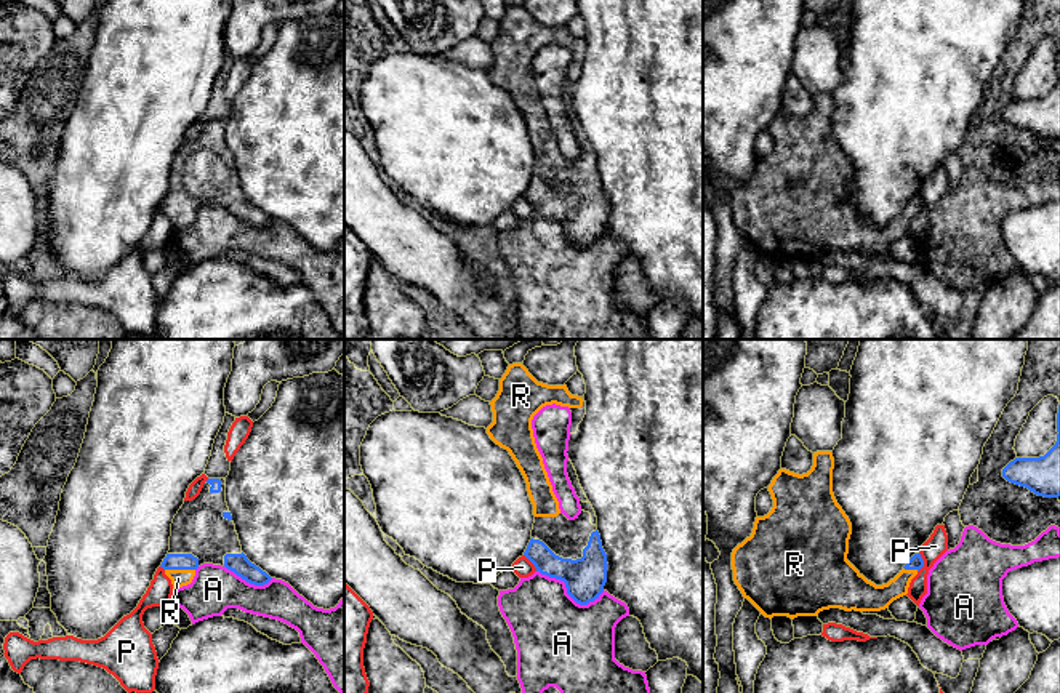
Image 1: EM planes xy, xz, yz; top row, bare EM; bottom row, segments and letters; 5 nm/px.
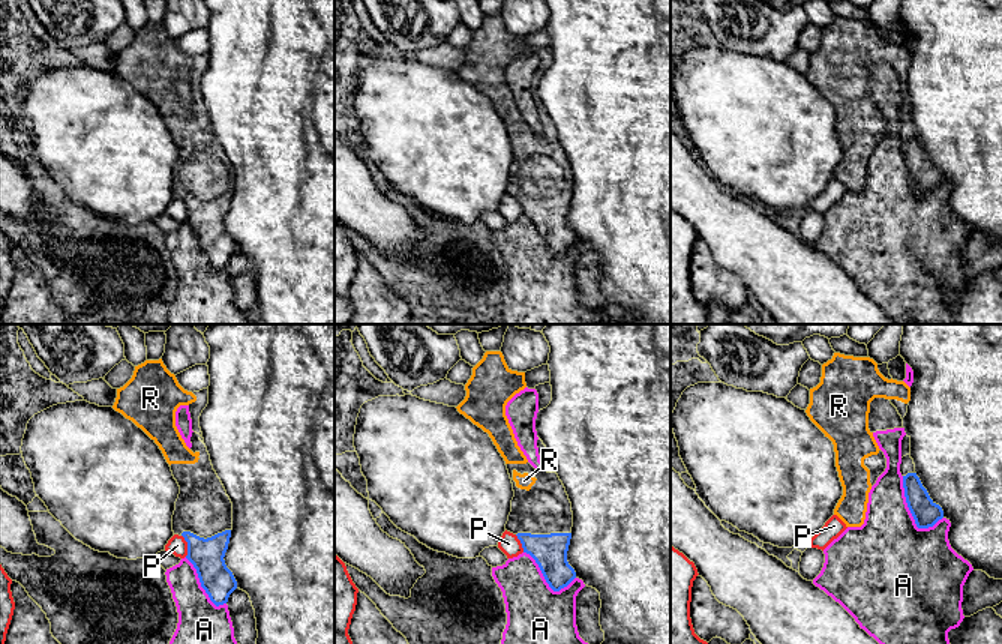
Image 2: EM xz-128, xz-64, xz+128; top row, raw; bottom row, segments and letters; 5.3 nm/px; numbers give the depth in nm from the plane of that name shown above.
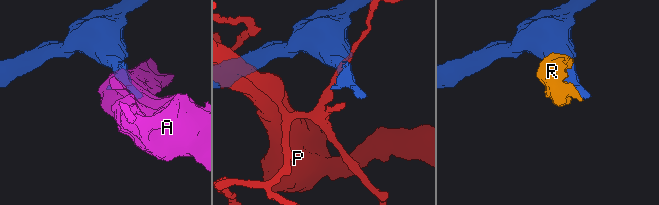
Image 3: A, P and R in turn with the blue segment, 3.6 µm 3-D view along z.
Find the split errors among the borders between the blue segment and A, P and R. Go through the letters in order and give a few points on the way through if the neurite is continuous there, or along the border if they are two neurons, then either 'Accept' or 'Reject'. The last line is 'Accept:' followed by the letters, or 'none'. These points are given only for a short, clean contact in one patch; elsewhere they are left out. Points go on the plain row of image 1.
A: Reject
P: Reject
R: Accept
Accept: R

